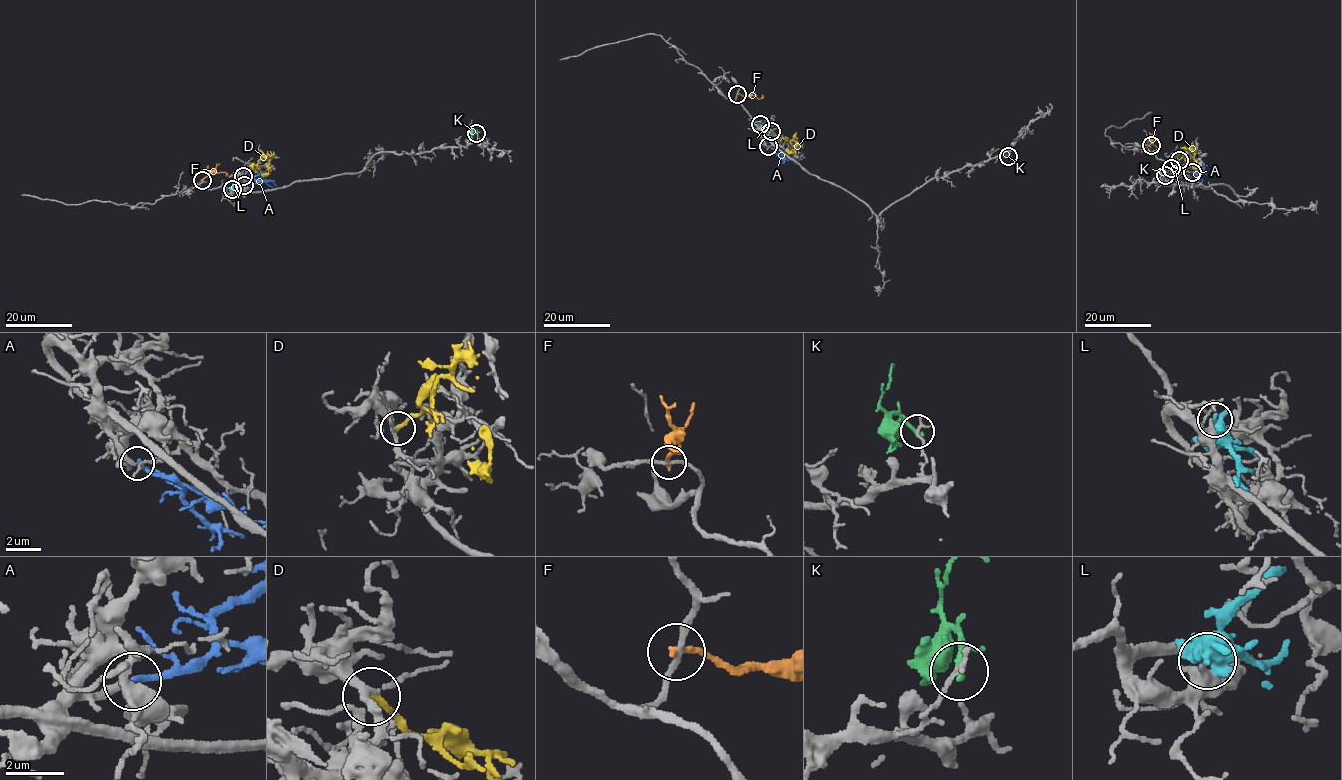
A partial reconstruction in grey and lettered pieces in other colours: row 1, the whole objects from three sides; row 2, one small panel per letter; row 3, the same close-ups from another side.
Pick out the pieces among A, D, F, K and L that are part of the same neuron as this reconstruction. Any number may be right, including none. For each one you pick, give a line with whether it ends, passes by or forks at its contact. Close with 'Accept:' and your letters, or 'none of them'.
A: it ends there
Accept: A

